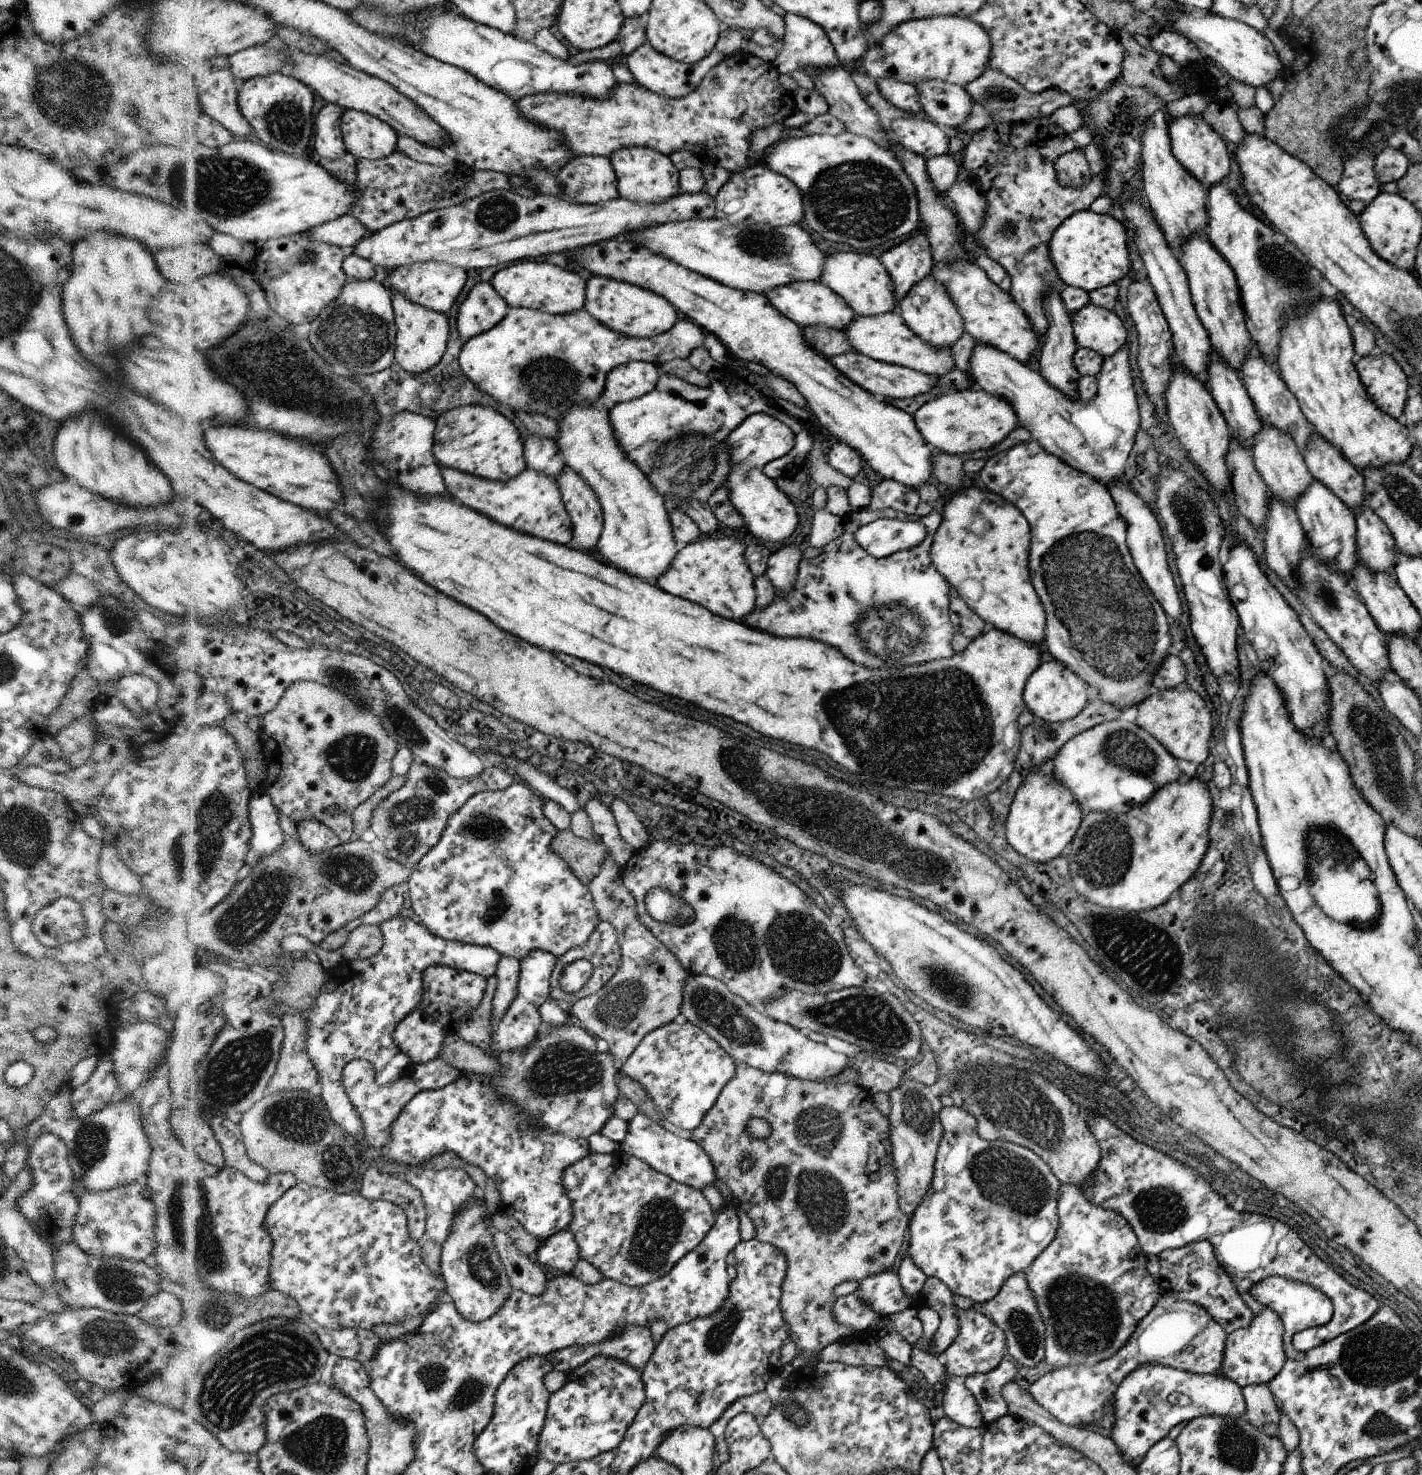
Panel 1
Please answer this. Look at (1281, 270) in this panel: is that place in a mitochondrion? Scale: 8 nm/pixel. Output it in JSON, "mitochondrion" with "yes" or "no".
{"mitochondrion":"yes"}

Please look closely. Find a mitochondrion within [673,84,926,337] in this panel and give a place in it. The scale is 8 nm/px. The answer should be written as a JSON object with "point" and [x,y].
{"point":[863,201]}

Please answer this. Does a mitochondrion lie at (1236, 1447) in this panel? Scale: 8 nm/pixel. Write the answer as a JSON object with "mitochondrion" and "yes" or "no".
{"mitochondrion":"yes"}

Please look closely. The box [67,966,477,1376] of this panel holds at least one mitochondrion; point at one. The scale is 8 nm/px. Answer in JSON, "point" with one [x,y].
{"point":[237,1067]}

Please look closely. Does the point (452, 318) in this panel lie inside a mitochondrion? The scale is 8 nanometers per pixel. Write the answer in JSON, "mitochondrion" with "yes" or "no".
{"mitochondrion":"no"}

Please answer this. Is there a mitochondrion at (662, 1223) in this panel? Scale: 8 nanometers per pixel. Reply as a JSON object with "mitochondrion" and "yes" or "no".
{"mitochondrion":"yes"}

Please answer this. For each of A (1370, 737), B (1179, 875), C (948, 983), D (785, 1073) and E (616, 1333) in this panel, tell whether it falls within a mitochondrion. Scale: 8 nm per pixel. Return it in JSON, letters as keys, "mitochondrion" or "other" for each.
{"A":"mitochondrion","B":"other","C":"mitochondrion","D":"other","E":"other"}

